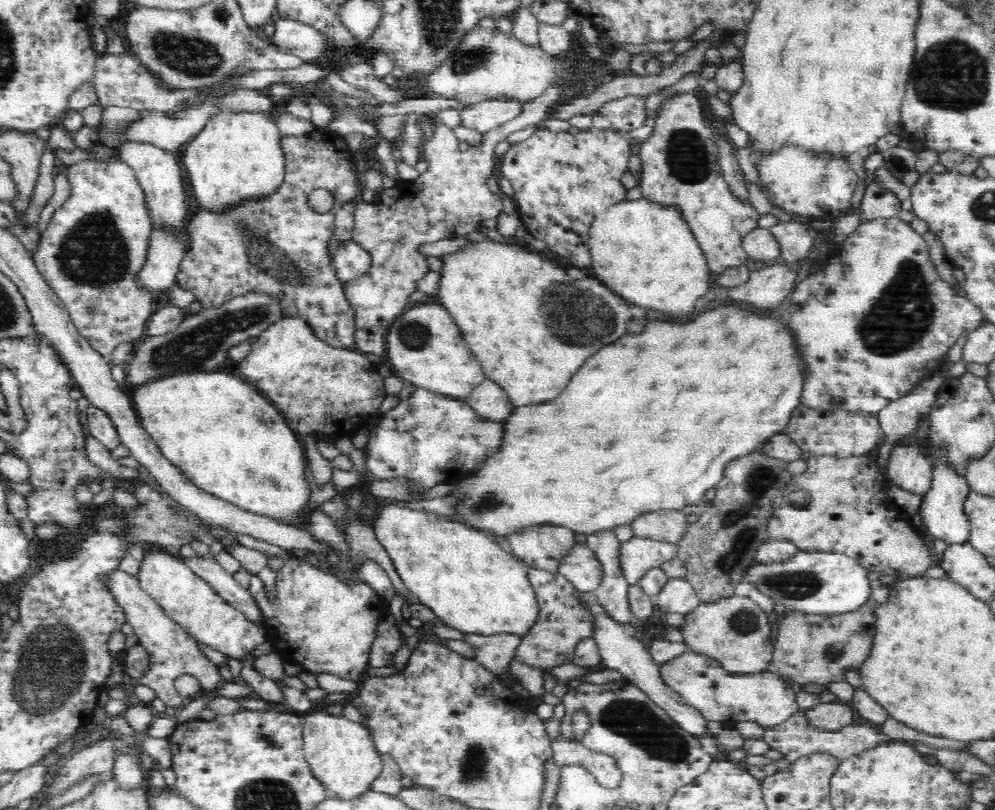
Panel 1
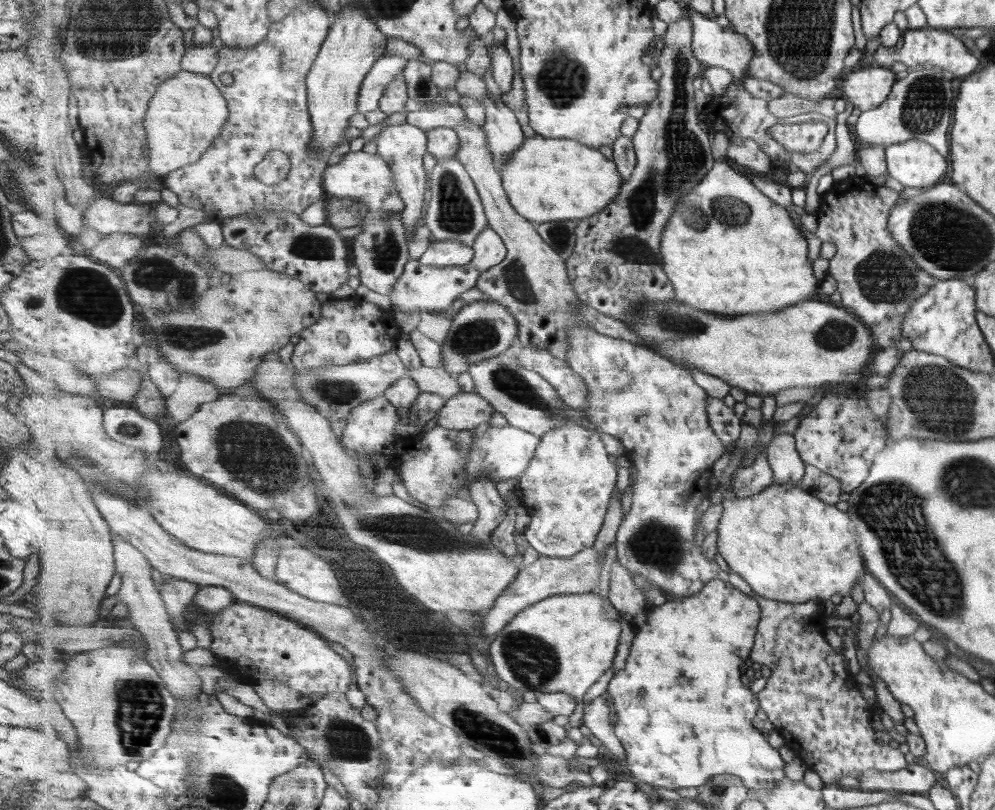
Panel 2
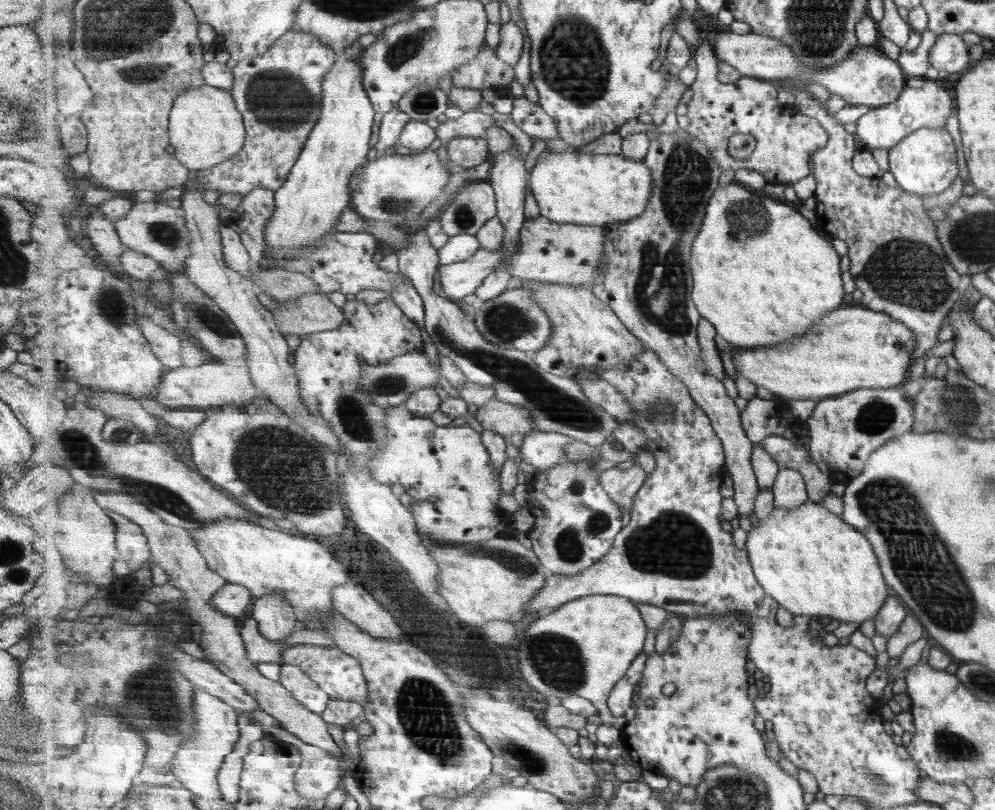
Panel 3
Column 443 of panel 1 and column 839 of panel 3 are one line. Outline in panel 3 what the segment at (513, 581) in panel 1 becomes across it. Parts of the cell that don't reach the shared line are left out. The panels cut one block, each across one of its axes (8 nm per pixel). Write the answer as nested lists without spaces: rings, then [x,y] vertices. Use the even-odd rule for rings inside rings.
[[[808,500],[801,507],[791,509],[775,506],[766,520],[759,519],[752,526],[745,548],[758,582],[793,616],[828,616],[839,622],[854,622],[861,627],[863,622],[875,618],[891,594],[870,540],[844,522],[842,515],[831,512],[821,503]]]

